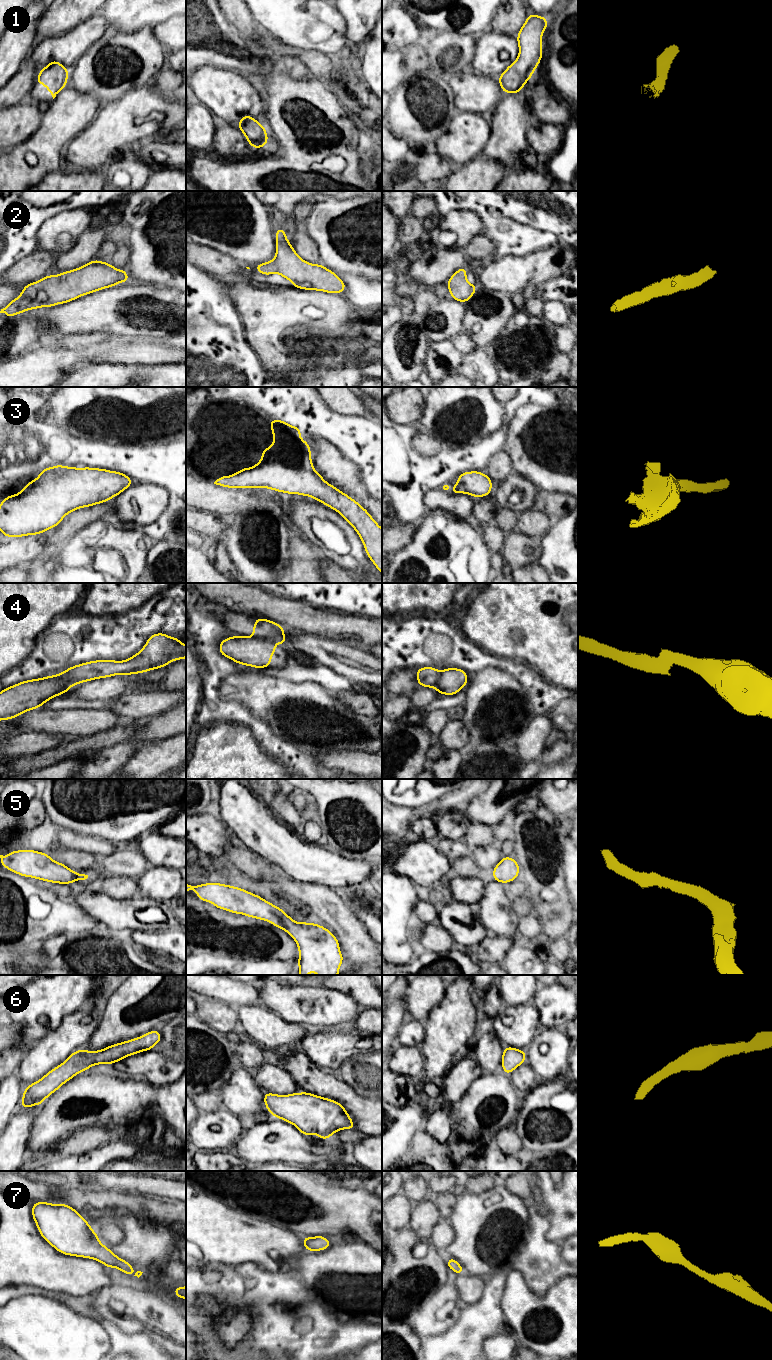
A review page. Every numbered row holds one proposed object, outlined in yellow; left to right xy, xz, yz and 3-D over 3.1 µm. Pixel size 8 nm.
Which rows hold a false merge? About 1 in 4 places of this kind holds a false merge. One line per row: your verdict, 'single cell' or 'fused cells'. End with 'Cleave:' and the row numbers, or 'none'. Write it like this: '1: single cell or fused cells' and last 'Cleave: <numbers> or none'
1: single cell
2: single cell
3: single cell
4: fused cells
5: single cell
6: single cell
7: single cell
Cleave: 4

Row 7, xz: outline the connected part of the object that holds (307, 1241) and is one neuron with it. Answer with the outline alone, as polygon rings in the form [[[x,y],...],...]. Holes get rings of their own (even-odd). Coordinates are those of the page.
[[[324,1236],[302,1237],[306,1251],[322,1251],[331,1245],[331,1241]]]

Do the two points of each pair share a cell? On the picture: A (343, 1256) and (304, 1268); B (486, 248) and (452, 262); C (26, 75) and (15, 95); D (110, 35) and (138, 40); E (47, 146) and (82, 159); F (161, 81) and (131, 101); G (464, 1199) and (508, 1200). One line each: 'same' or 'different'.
A: same
B: different
C: same
D: different
E: different
F: different
G: same

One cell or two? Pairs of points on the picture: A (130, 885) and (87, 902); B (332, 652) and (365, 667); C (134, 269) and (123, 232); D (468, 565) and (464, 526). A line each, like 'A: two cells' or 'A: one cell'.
A: two cells
B: one cell
C: one cell
D: one cell

